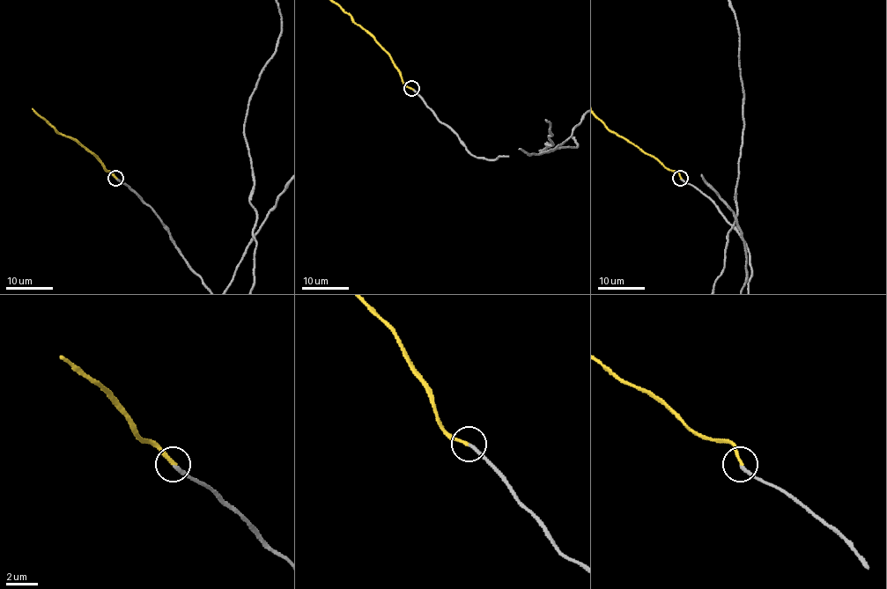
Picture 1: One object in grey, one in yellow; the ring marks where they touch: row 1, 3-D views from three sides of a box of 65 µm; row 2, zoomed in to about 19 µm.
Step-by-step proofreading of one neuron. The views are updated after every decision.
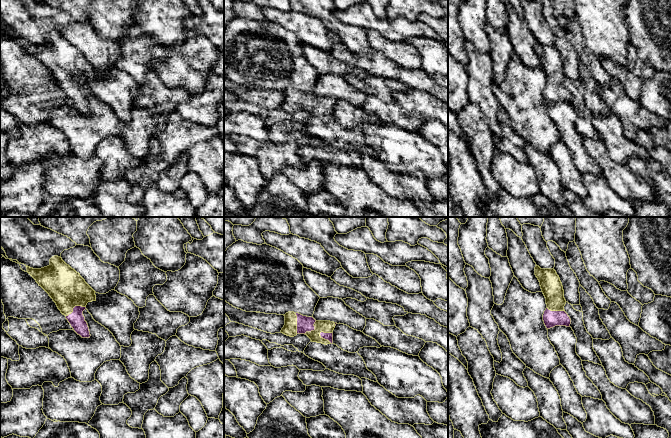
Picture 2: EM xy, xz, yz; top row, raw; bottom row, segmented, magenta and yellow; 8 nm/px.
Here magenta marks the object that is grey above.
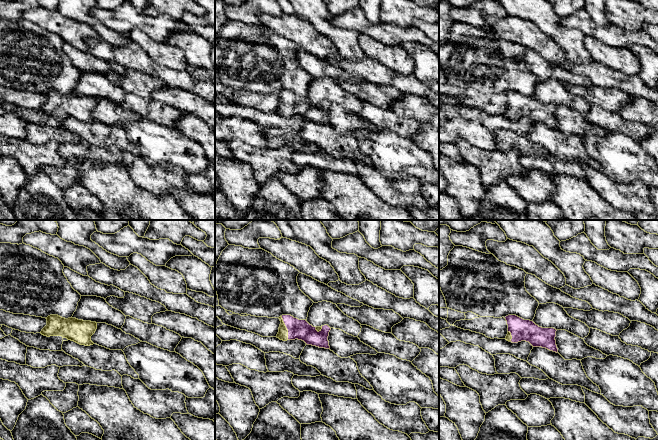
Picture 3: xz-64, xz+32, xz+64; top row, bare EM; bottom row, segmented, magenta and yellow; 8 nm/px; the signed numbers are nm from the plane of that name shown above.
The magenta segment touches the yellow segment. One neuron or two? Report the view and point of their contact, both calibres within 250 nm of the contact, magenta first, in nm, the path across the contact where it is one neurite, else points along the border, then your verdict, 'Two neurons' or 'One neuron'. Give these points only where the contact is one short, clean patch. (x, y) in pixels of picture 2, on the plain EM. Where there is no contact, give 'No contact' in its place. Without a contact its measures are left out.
Touches magenta at xz (323, 114). Thickness 60 nm (magenta) against 100 nm. Path across: xz (327, 112), (323, 114), (320, 102). One neuron

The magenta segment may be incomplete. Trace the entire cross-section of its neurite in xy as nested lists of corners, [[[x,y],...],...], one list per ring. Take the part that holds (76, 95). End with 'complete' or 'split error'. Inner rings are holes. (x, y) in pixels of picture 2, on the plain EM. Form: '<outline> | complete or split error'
[[[54,32],[50,41],[41,45],[28,42],[27,48],[56,79],[58,85],[82,114],[90,114],[90,107],[83,87],[88,78],[96,77],[95,67],[67,41],[61,33]]] | split error

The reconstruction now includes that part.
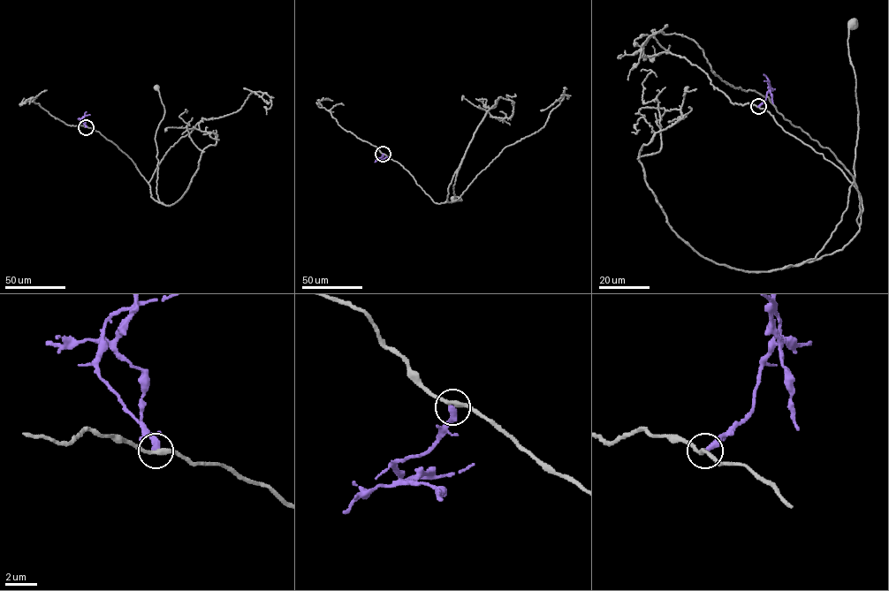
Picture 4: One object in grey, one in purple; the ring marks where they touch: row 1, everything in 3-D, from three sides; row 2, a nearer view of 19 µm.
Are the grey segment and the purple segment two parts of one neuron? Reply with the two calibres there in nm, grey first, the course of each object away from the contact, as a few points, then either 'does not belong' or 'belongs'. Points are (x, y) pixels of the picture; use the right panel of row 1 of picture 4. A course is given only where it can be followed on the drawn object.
280/400 nm | grey via (757, 107), (859, 193), (859, 232), (841, 250), (789, 266), (815, 257), (847, 207), (854, 25) | purple via (758, 107), (766, 99), (770, 88), (769, 83), (763, 80) | does not belong

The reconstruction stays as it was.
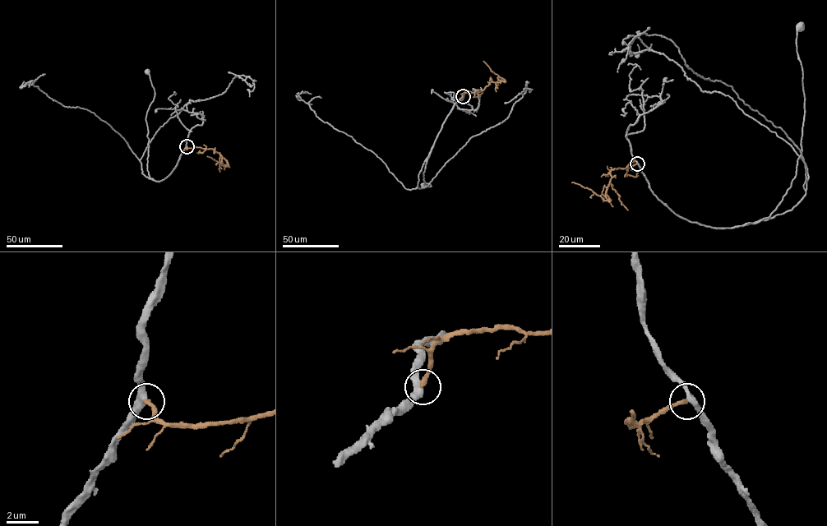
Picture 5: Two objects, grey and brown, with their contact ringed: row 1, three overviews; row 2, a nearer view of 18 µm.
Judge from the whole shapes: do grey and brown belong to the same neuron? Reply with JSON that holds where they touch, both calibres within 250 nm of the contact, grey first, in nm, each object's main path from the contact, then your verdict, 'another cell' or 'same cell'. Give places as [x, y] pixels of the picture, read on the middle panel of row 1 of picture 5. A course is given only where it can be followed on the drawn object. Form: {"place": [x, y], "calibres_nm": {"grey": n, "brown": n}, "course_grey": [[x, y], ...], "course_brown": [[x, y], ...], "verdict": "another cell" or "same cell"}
{"place": [463, 96], "calibres_nm": {"grey": 380, "brown": 280}, "course_grey": [[463, 97], [445, 118], [436, 139], [425, 165], [425, 186], [422, 187], [431, 186], [427, 183], [423, 186]], "course_brown": [[463, 96], [465, 93], [482, 91], [491, 82], [505, 80], [492, 71], [483, 61]], "verdict": "same cell"}

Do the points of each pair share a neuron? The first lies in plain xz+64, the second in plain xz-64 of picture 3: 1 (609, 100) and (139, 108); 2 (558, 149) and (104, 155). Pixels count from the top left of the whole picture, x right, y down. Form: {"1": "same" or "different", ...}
{"1": "different", "2": "different"}

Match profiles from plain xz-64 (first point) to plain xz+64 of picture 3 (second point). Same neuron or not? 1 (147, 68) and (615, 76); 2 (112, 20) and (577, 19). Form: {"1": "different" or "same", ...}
{"1": "same", "2": "same"}

